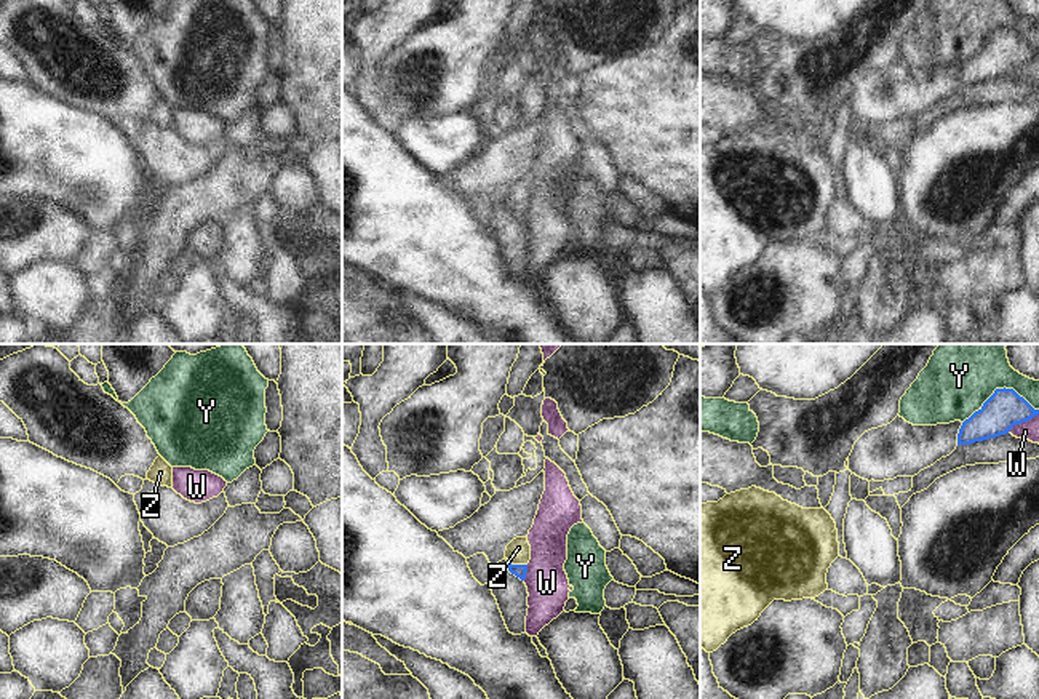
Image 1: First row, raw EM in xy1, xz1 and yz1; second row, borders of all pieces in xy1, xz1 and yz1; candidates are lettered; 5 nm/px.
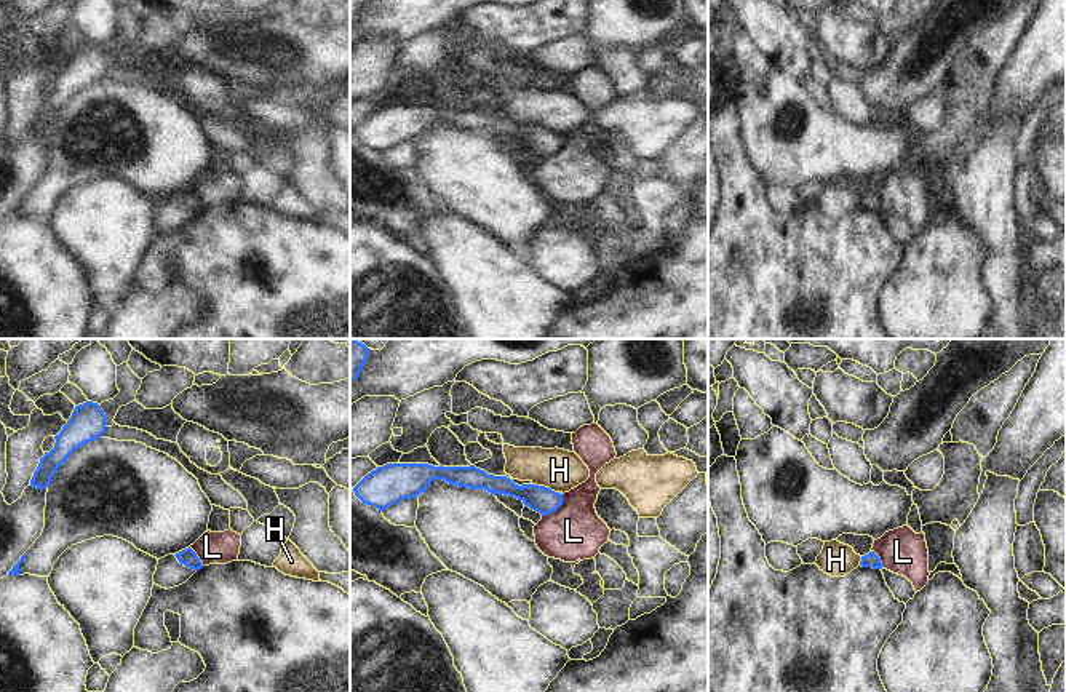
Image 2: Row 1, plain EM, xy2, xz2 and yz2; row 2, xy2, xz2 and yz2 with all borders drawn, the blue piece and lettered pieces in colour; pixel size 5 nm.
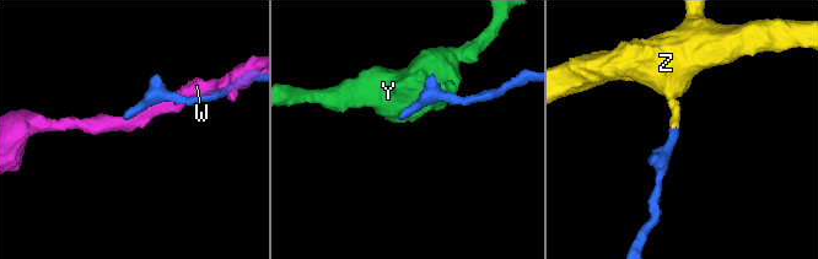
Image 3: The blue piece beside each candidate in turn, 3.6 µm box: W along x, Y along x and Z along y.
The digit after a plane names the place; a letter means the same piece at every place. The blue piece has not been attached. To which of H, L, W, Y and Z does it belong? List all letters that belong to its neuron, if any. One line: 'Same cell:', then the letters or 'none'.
Same cell: Z

